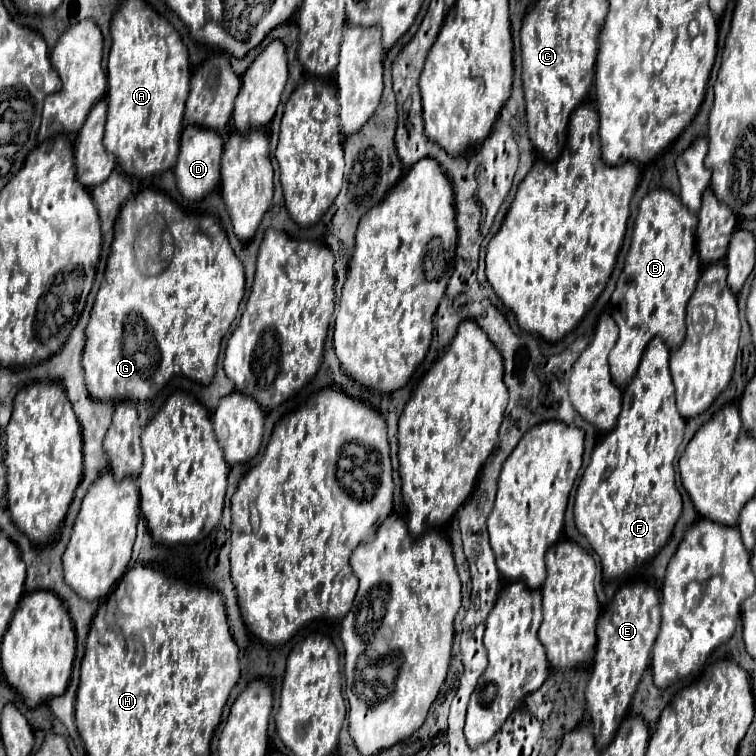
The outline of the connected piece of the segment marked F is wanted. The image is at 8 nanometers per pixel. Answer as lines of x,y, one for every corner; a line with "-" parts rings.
652,339
648,343
640,367
632,377
632,383
622,395
622,413
616,427
602,437
596,445
590,465
586,467
574,499
574,521
578,531
590,541
592,549
600,555
602,573
606,579
614,579
626,573
638,571
646,561
650,561
672,535
672,527
680,517
682,499
674,483
674,457
684,437
684,419
676,409
674,387
668,369
670,347

